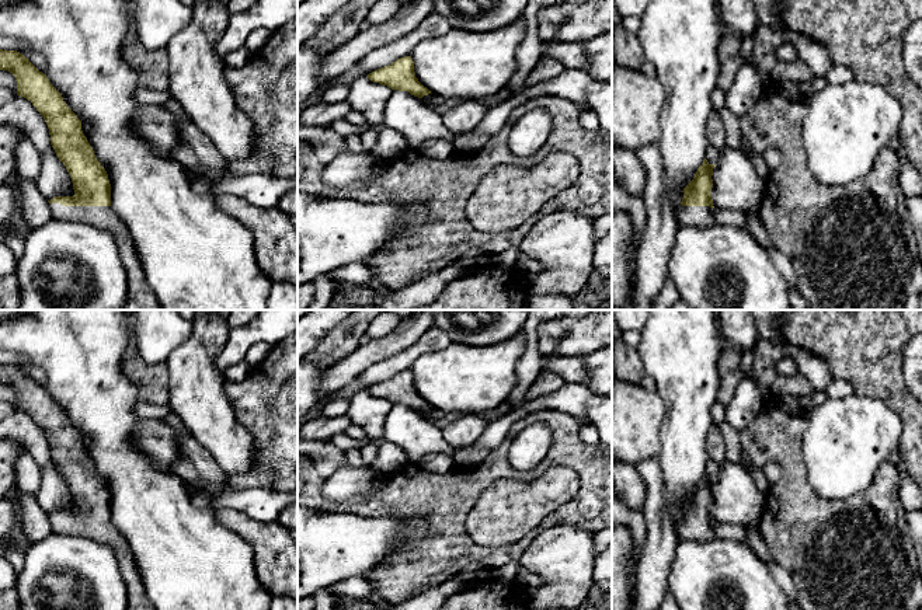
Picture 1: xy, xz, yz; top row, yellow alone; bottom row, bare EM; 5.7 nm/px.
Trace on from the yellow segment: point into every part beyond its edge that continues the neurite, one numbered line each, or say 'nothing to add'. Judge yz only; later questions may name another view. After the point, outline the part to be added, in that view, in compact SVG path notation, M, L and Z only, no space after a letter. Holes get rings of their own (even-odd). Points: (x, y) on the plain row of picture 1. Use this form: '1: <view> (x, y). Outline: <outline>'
1: yz (698, 530). Outline: M682 520L679 536L683 540L707 543L716 537L713 524L714 522L710 520Z

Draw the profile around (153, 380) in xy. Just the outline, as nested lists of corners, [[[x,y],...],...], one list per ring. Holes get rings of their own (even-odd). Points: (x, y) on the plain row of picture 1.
[[[131,353],[123,359],[123,373],[139,388],[140,401],[164,405],[170,400],[170,374],[166,363],[149,365]]]

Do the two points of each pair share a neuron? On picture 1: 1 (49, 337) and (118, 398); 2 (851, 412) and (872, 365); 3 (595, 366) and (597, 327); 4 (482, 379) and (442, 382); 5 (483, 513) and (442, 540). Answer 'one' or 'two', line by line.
1: one
2: two
3: two
4: one
5: two

